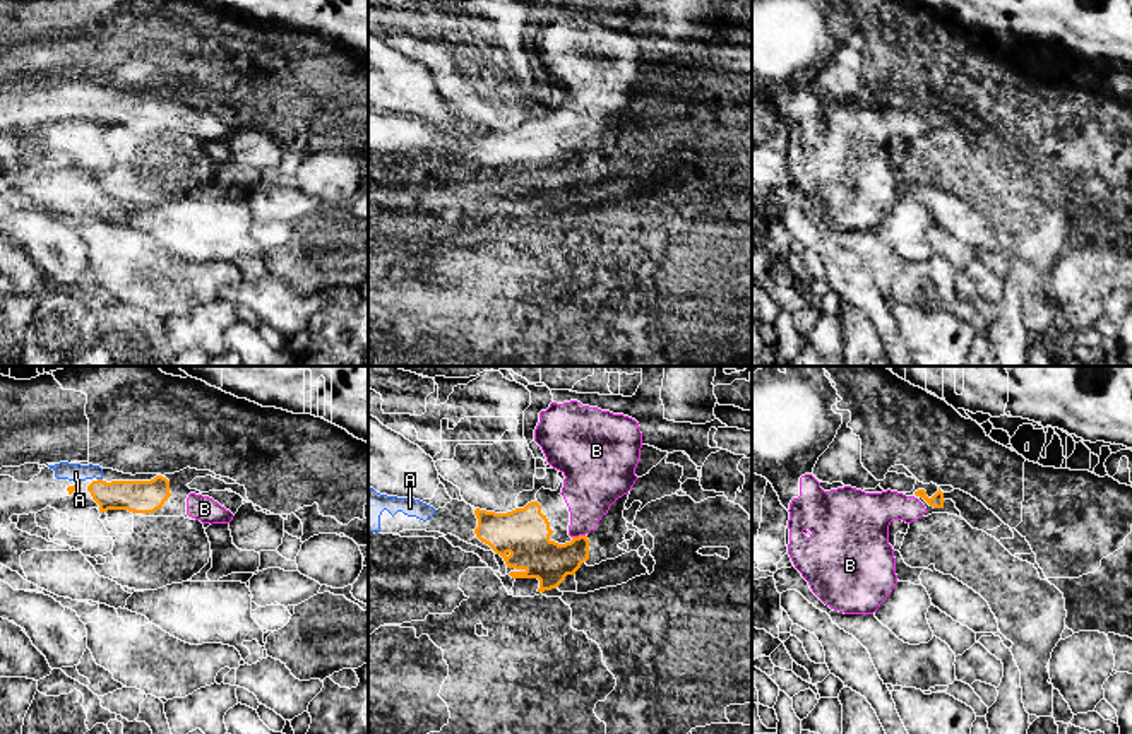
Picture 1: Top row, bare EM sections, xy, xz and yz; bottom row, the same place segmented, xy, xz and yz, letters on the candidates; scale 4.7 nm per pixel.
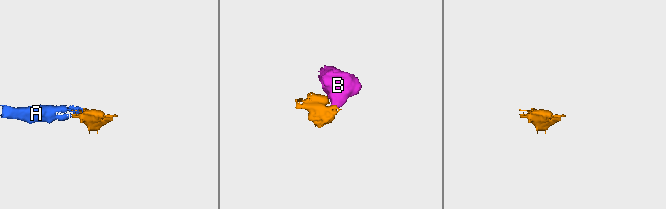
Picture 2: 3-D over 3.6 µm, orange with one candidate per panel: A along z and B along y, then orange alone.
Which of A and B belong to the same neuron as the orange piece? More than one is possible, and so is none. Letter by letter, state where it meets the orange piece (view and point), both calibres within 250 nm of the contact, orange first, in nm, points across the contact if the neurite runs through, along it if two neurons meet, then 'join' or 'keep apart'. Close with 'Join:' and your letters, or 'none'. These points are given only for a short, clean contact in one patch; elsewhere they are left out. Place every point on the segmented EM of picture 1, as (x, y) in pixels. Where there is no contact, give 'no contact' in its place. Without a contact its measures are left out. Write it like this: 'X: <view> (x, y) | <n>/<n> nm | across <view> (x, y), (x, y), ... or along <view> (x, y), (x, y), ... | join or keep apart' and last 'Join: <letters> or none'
A: xy (100, 479) | 160/90 nm | across xy (139, 497), (113, 495), (100, 479), (93, 473), (76, 473) | join
B: xz (579, 536) | 220/260 nm | across xz (526, 531), (545, 550), (579, 536), (591, 485) | join
Join: A, B

